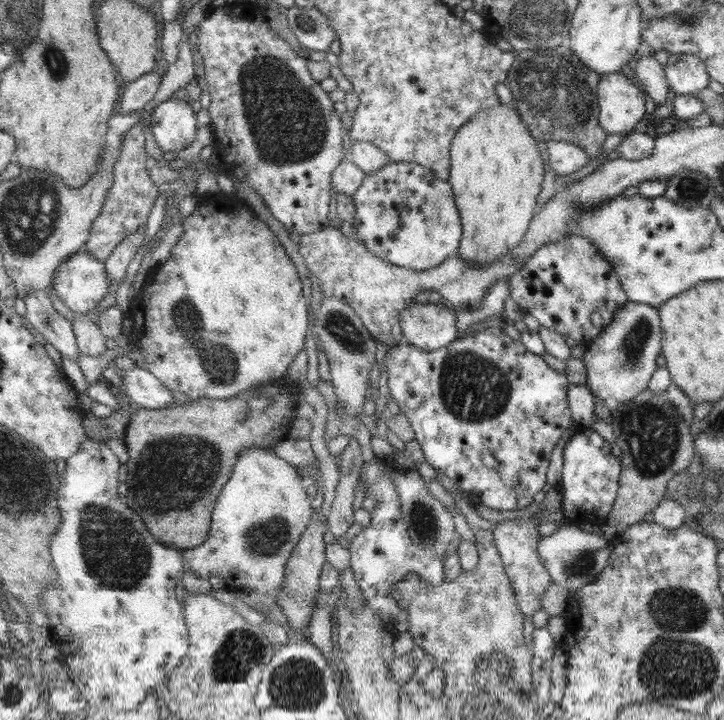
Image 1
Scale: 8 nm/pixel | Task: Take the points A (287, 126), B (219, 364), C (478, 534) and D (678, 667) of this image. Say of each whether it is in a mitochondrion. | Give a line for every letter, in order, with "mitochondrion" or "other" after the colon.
A: mitochondrion
B: mitochondrion
C: other
D: mitochondrion

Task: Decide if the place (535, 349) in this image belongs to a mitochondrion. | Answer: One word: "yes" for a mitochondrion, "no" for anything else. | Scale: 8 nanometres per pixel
no

